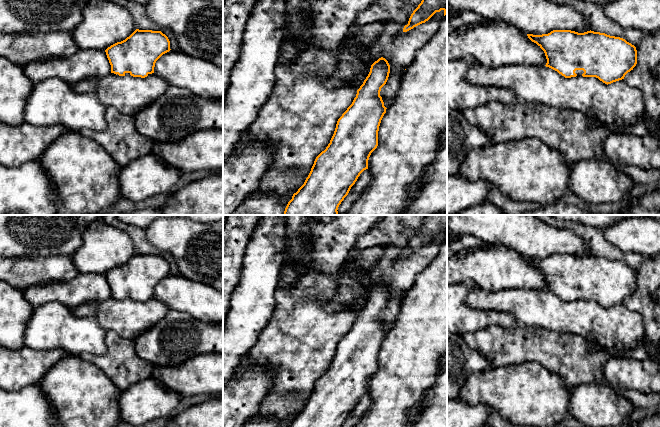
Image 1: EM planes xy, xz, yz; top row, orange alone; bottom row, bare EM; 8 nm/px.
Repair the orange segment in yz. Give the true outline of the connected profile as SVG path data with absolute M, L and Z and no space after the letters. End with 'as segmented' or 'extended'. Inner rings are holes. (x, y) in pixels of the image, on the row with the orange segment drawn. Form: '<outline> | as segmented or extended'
M553 30L548 34L527 34L545 53L549 67L565 78L576 76L596 77L605 84L624 79L637 64L637 50L625 39L605 33L587 31L578 33L571 30Z | extended

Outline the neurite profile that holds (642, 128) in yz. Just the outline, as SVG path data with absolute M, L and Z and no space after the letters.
M588 117L588 118L593 126L605 126L610 131L610 133L624 132L637 136L653 135L653 131L649 127L646 117L635 125L624 126L624 127L603 124L593 117Z

